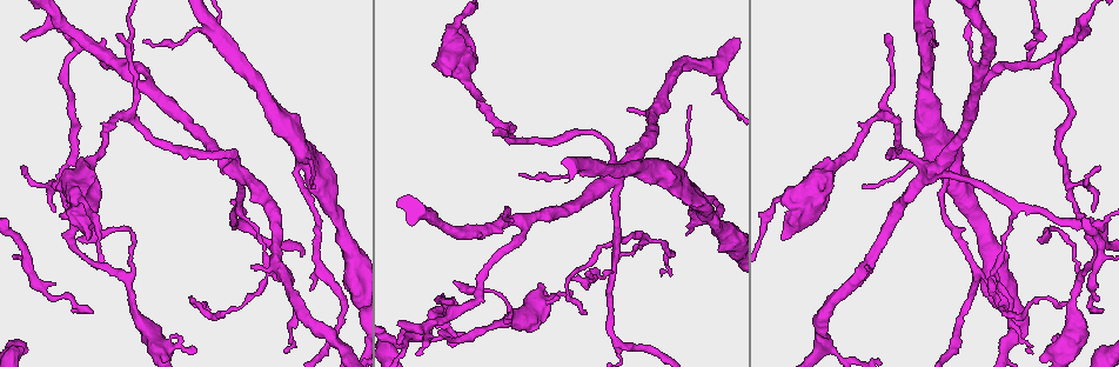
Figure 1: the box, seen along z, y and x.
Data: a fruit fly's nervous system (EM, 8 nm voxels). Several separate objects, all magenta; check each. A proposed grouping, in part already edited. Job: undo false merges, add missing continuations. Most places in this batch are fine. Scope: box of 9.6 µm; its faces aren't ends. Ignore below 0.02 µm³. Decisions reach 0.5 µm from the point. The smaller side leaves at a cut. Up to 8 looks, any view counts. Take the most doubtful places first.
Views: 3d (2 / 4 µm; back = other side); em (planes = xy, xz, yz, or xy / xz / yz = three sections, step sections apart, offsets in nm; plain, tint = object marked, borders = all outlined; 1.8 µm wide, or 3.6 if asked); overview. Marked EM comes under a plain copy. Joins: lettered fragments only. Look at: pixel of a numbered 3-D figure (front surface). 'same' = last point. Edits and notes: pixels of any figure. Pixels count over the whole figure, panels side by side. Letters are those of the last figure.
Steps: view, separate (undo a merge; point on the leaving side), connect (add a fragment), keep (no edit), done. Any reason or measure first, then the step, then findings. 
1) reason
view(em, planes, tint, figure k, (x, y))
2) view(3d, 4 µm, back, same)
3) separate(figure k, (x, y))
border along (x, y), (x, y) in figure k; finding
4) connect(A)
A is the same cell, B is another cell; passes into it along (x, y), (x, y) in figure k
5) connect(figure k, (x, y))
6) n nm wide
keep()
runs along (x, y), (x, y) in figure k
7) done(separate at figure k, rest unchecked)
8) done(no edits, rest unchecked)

abrupt turn
view(3d, 2 µm, figure 1, (928, 168))

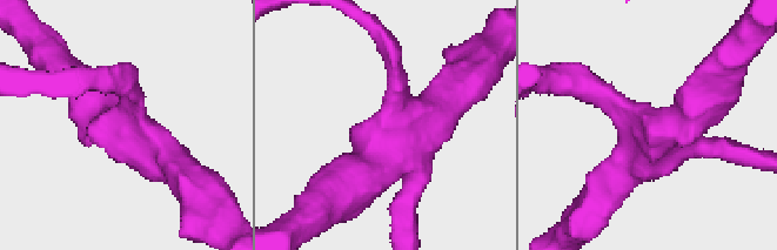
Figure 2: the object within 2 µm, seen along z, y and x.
4 arms
view(em, planes, borders, figure 2, (134, 129))

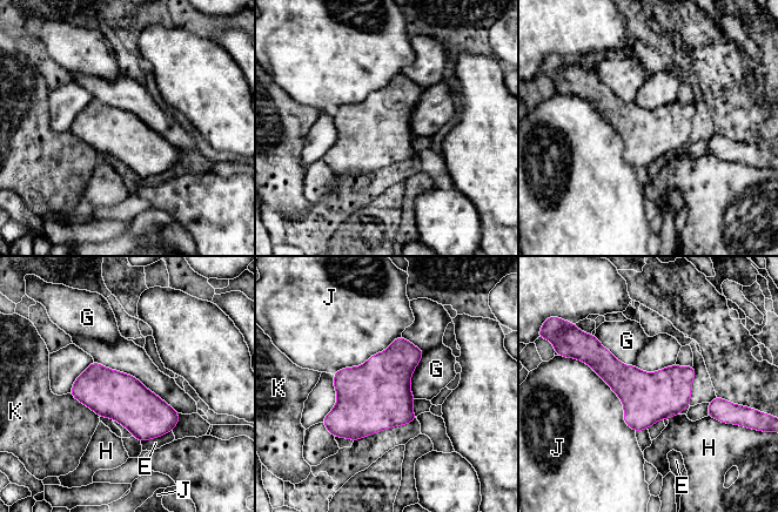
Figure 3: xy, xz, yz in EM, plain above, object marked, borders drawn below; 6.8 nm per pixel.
J touches over 650 nm
keep()
E, G, H, J and K are other cells; all the same neuron

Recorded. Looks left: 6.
three-way junction
view(em, planes, borders, figure 1, (616, 341))

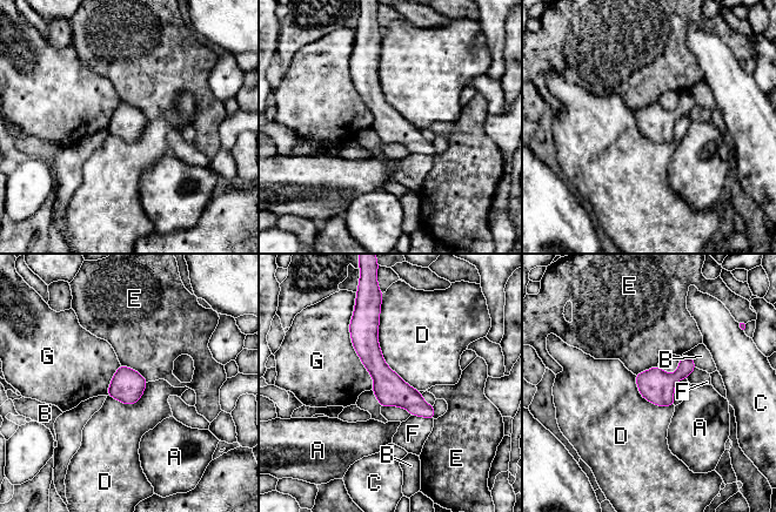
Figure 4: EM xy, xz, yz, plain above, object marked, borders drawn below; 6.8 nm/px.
220 nm wide
keep()
A, B, C, D, E, F and G are other cells; runs along (373, 317), (375, 365), (432, 416) in figure 4; one neuron here

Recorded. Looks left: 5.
an open end
view(3d, 2 µm, figure 1, (399, 324))

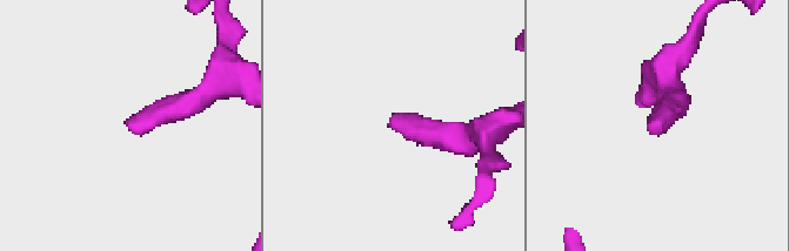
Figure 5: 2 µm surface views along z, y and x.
need the tissue
view(em, xz, step 4, borders, figure 5, (125, 123))

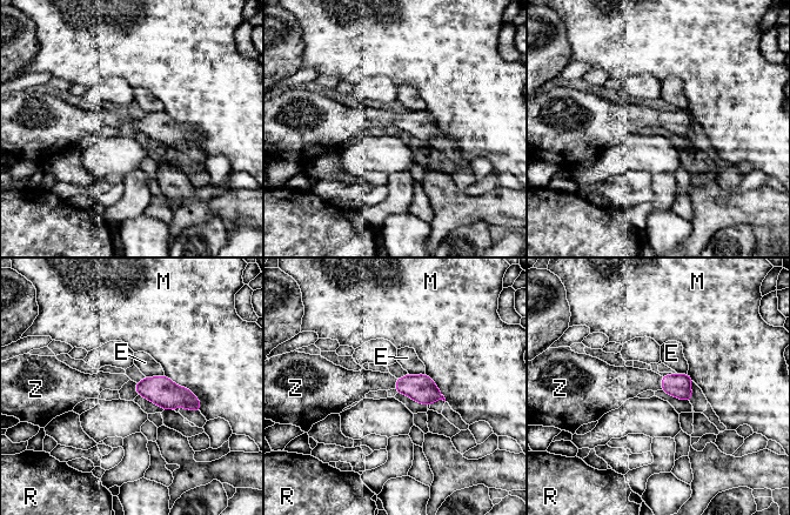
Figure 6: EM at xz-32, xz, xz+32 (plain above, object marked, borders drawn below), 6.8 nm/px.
connect(Z)
Z is the same cell, E, M and R are other cells; passes into it along (677, 385), (662, 383), (626, 382) in figure 6; the neuron continues

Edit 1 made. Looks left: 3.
done(connect at figure 6, rest unchecked)

